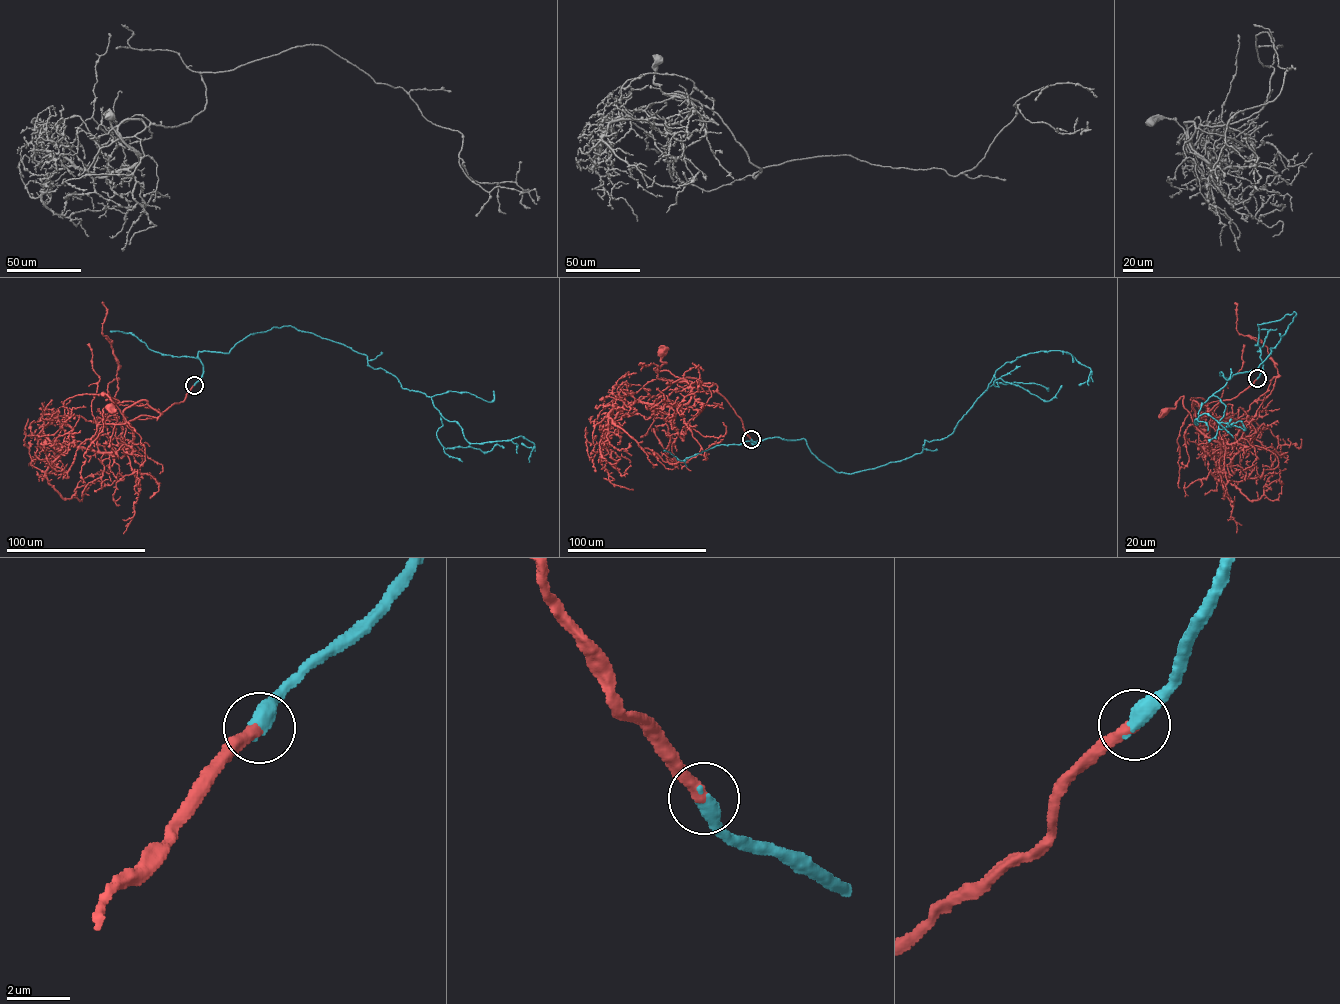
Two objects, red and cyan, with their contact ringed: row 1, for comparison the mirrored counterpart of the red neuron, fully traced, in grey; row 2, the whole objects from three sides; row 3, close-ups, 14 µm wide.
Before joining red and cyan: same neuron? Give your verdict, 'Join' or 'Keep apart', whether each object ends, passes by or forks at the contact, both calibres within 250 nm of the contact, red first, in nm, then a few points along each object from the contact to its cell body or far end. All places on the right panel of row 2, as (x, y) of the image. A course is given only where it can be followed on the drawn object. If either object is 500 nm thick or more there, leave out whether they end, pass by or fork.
Join. Thickness 360 nm (red) against 500 nm. Course of red: (1257, 379), (1236, 397), (1219, 402), (1203, 413), (1194, 423), (1184, 408), (1183, 396), (1175, 408), (1164, 411). Course of cyan: (1257, 379), (1257, 324), (1294, 311), (1256, 370), (1228, 378), (1201, 403), (1194, 422), (1204, 413), (1231, 419)

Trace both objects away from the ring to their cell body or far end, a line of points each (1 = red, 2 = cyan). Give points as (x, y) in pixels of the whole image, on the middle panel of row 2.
1: (751, 439), (715, 384), (691, 384), (669, 371), (656, 372), (666, 363), (661, 361), (662, 351)
2: (751, 439), (803, 438), (852, 473), (947, 437), (1022, 355), (1071, 354), (1091, 372), (1079, 385)

